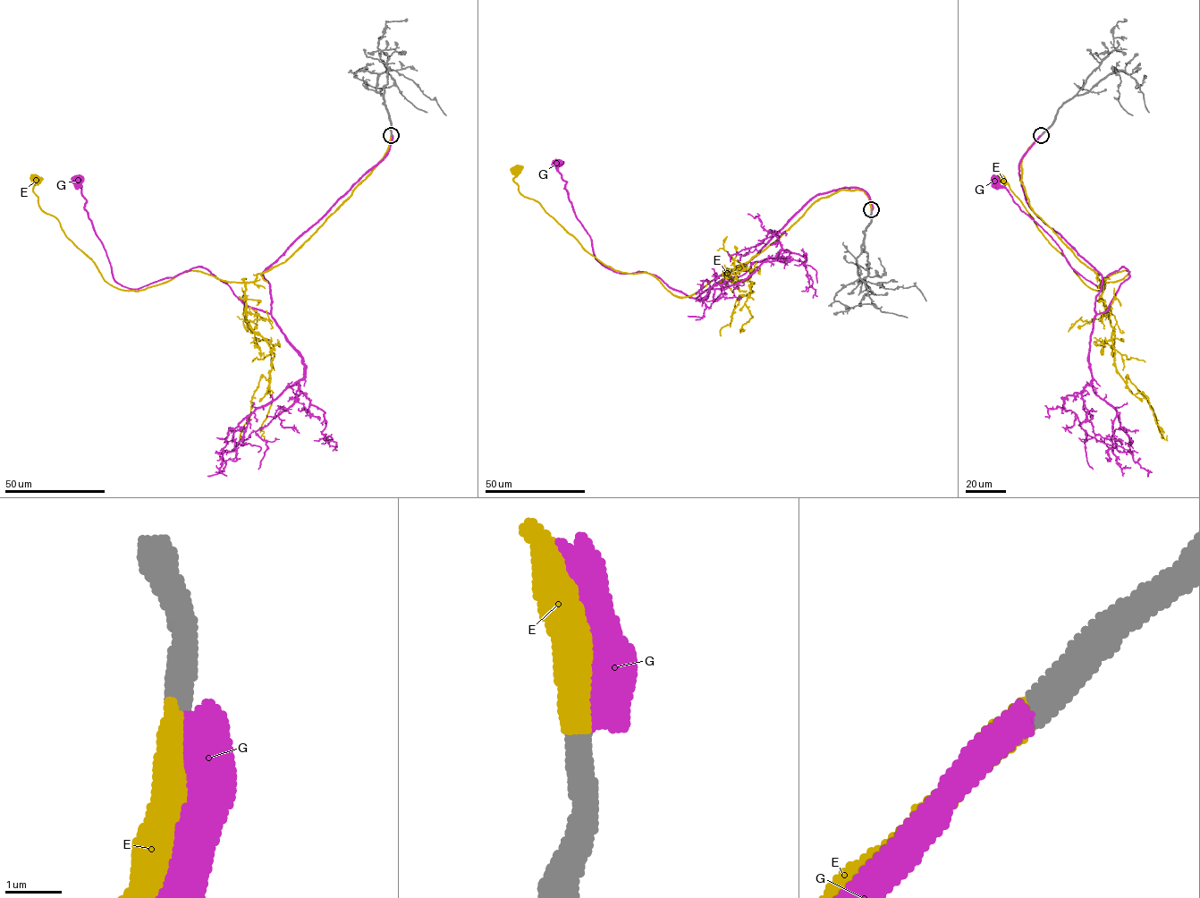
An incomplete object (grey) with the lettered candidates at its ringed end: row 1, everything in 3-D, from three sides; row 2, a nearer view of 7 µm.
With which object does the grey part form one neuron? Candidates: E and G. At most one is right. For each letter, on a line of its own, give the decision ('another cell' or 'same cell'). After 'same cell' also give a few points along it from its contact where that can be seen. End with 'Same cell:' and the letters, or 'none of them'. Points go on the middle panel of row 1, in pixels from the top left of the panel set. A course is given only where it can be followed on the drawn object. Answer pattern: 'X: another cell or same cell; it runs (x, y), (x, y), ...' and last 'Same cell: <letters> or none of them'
E: same cell; it runs (871, 209), (859, 190), (822, 198), (748, 261), (680, 297), (590, 255), (519, 192), (516, 170)
G: another cell
Same cell: E

